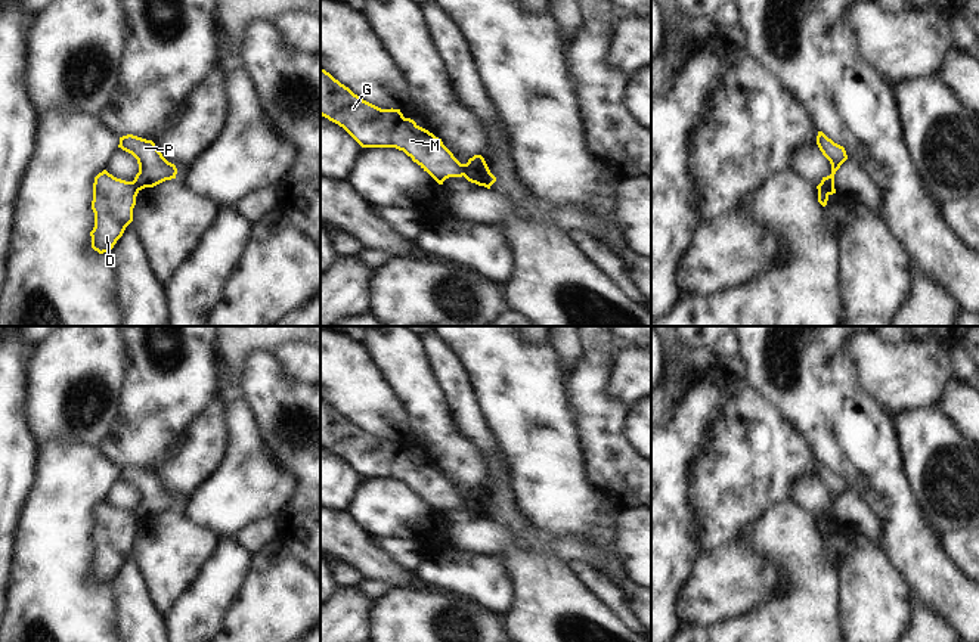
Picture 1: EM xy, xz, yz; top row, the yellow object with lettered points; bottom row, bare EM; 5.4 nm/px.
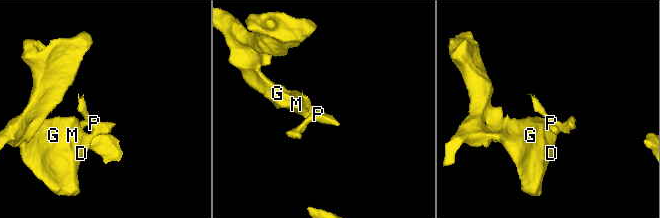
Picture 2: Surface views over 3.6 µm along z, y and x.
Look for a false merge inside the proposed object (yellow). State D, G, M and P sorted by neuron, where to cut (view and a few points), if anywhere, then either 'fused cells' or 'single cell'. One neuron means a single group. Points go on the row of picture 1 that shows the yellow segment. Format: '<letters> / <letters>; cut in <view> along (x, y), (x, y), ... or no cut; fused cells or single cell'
D G M / P; cut in yz along (820, 183), (833, 188); fused cells

